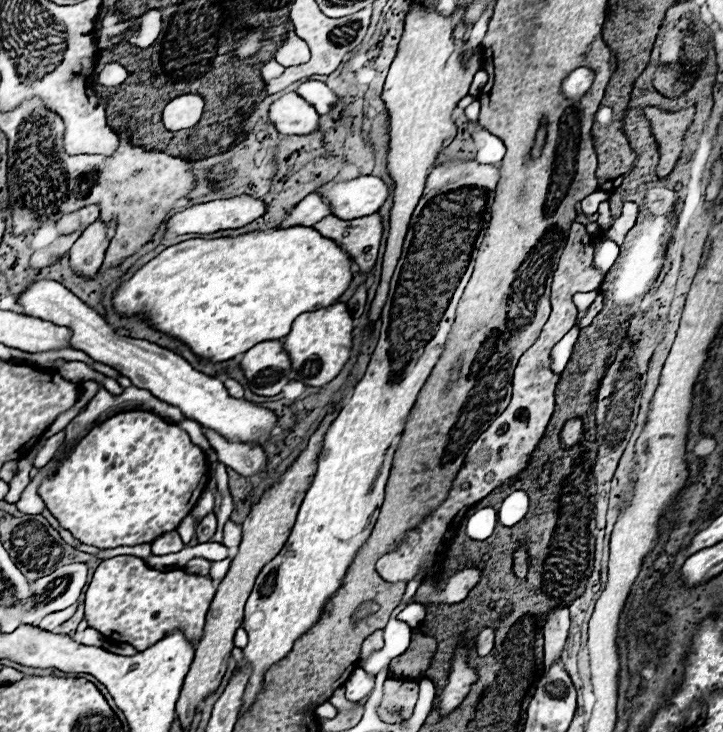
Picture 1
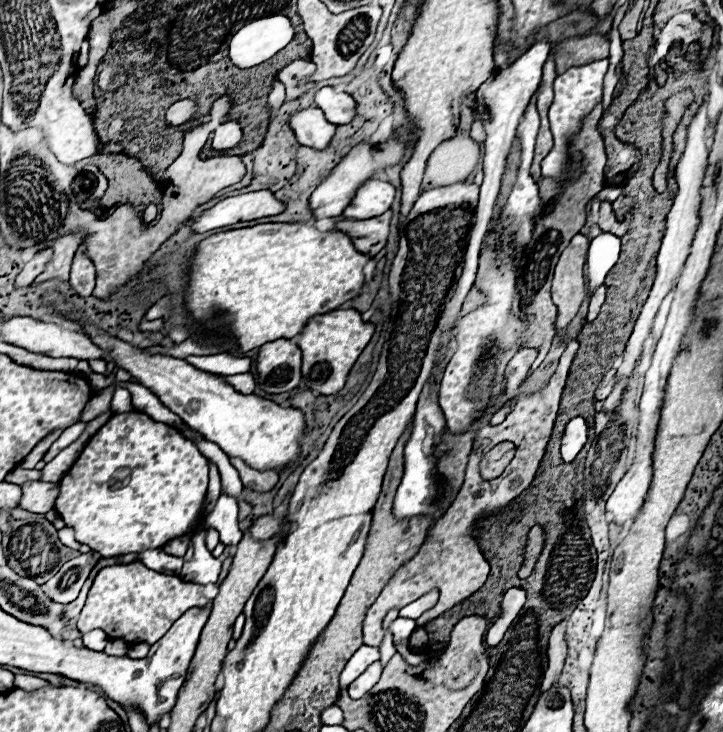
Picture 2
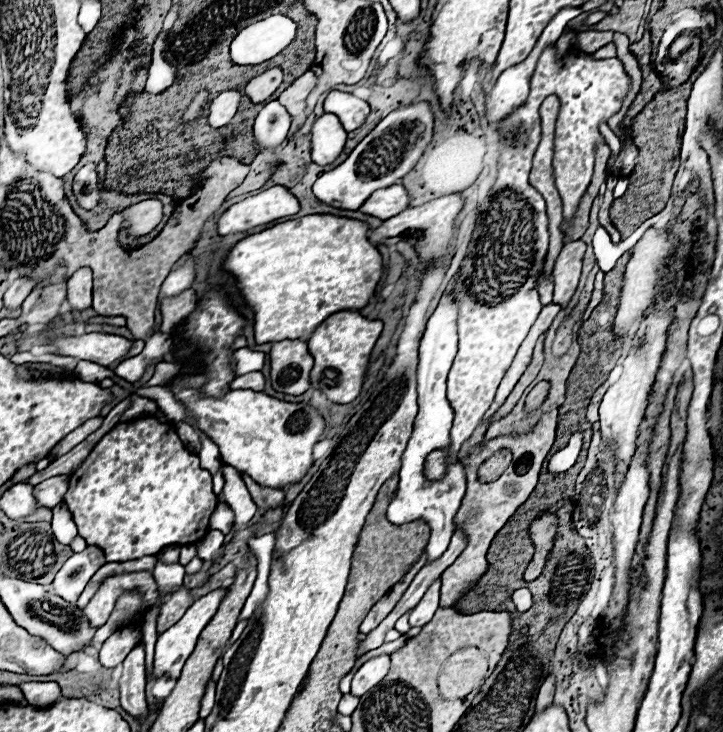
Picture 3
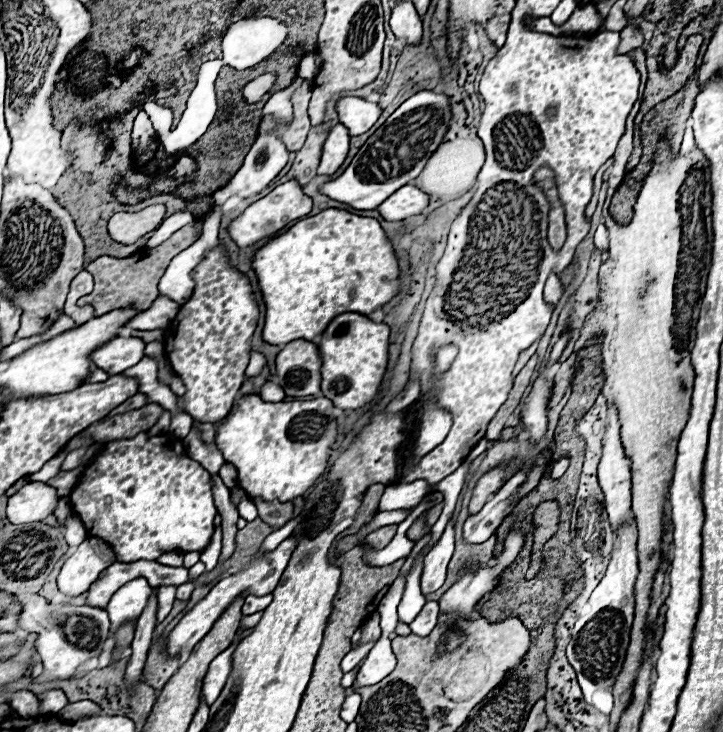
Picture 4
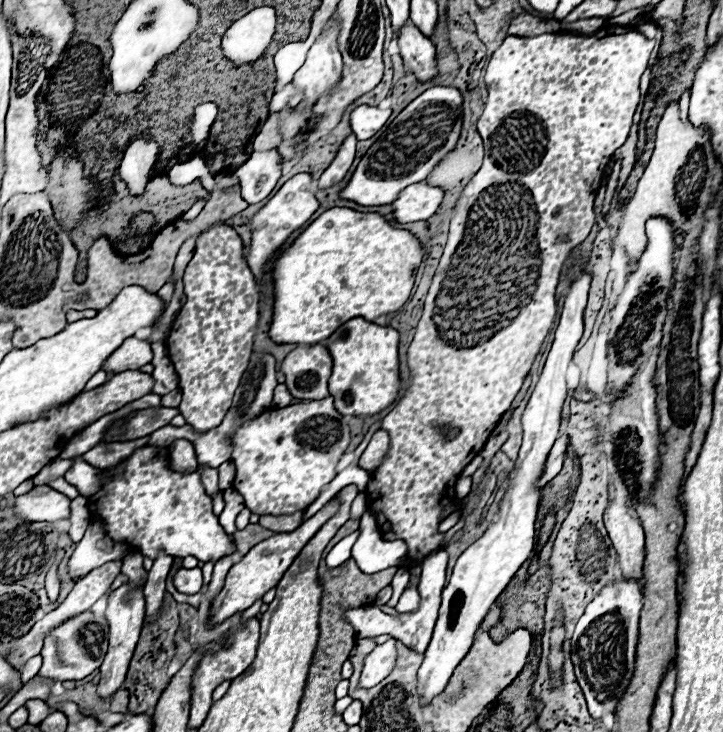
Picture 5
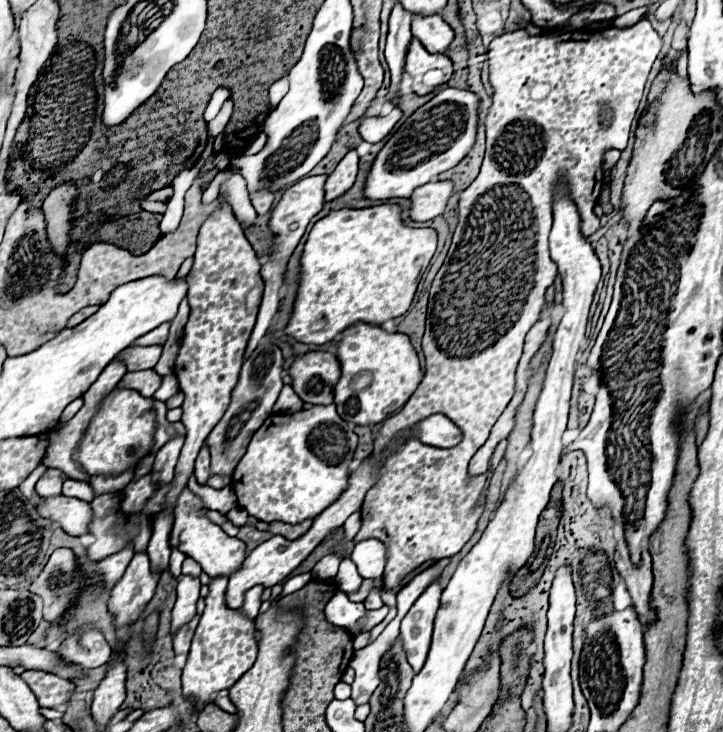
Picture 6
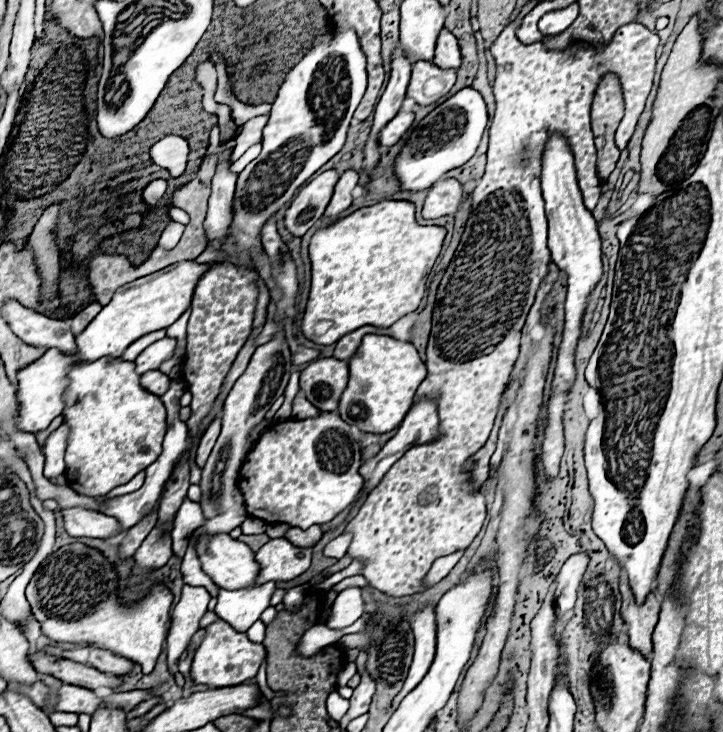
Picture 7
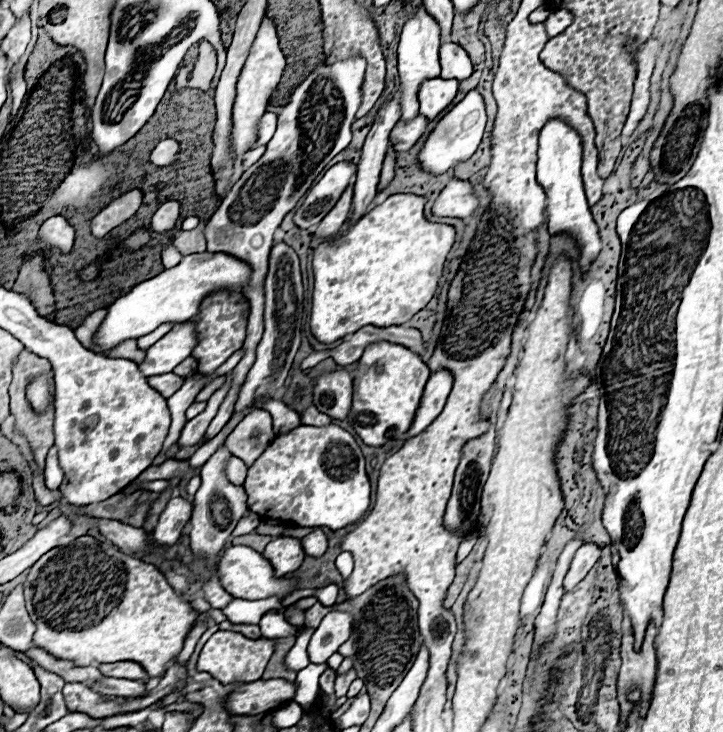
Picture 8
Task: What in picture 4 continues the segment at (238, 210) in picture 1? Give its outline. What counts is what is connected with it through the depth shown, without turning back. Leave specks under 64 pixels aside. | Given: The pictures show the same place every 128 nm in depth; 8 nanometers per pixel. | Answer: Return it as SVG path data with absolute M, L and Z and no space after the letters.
M288 180L280 186L276 186L268 196L264 196L262 200L254 202L252 206L246 208L246 212L238 218L232 220L230 224L230 236L232 240L240 246L240 248L252 248L256 246L258 242L264 242L272 236L276 236L288 222L292 220L300 220L304 216L308 216L312 210L312 198L306 196L302 192L302 186L298 184L298 180Z

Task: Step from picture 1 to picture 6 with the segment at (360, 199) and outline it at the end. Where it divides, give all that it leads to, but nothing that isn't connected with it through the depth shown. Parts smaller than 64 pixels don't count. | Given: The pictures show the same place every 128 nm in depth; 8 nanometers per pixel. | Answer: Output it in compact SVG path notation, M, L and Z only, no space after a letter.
M440 180L440 182L428 182L426 186L420 186L410 200L410 218L416 222L426 222L436 216L440 216L454 192L454 182L452 180Z

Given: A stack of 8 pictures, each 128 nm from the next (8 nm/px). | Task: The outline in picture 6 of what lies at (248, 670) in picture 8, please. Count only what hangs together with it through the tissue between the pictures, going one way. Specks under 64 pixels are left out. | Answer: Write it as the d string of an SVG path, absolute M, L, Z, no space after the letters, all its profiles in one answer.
M212 578L210 594L206 596L206 610L192 638L188 662L182 672L182 696L192 698L198 710L212 700L212 694L226 690L234 682L238 682L238 678L242 678L242 674L246 674L246 670L254 666L258 654L258 644L254 640L254 620L248 620L238 610L230 610L224 604L226 586L226 578Z

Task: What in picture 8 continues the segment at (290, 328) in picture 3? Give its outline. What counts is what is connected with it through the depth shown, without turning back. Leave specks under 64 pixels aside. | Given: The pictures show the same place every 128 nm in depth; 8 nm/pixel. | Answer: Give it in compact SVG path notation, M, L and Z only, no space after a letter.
M394 194L338 240L326 240L314 250L310 328L320 342L330 344L364 326L400 326L434 298L456 230L426 220L424 204L424 196Z

